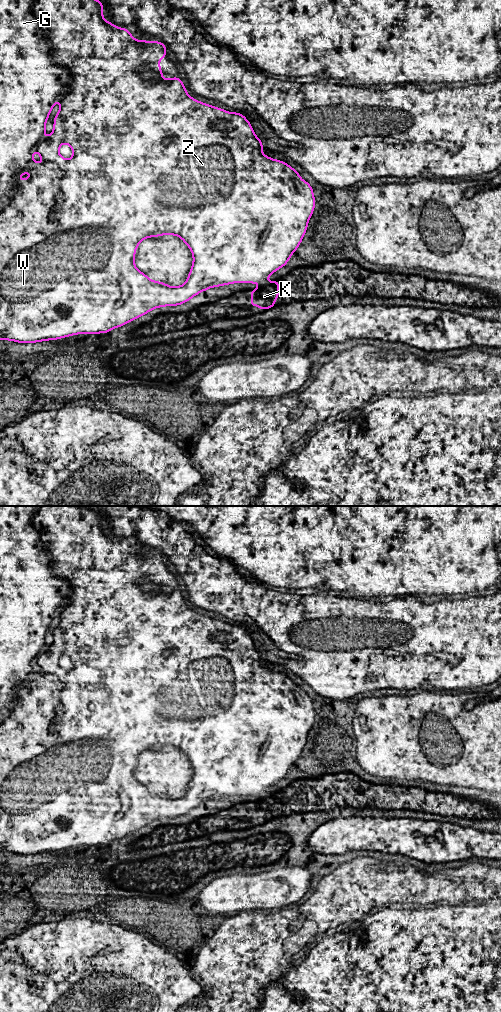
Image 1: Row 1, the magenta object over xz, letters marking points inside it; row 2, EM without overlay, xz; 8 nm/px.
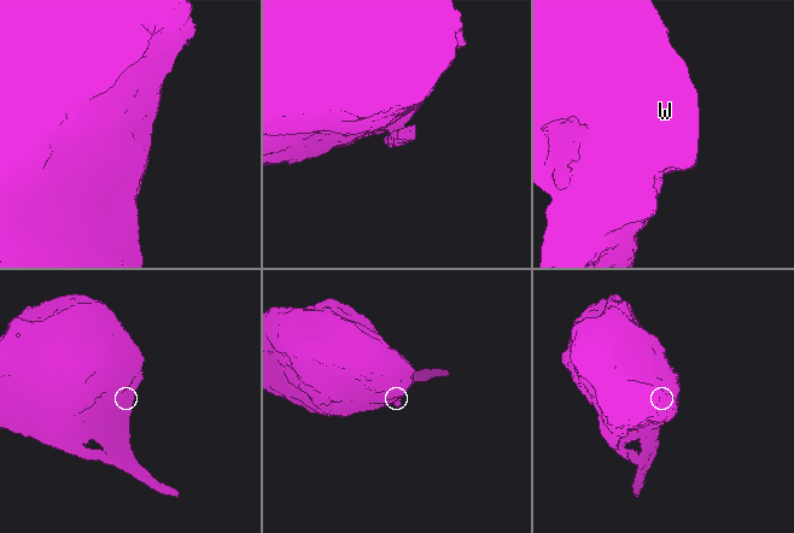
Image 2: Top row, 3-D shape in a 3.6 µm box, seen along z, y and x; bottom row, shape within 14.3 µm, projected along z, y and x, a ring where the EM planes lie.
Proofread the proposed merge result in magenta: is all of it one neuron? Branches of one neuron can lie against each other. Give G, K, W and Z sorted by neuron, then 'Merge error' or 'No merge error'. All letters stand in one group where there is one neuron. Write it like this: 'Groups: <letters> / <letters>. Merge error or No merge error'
Groups: G W Z / K. Merge error

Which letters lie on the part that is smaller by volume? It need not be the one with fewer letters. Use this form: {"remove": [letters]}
{"remove": ["K"]}

